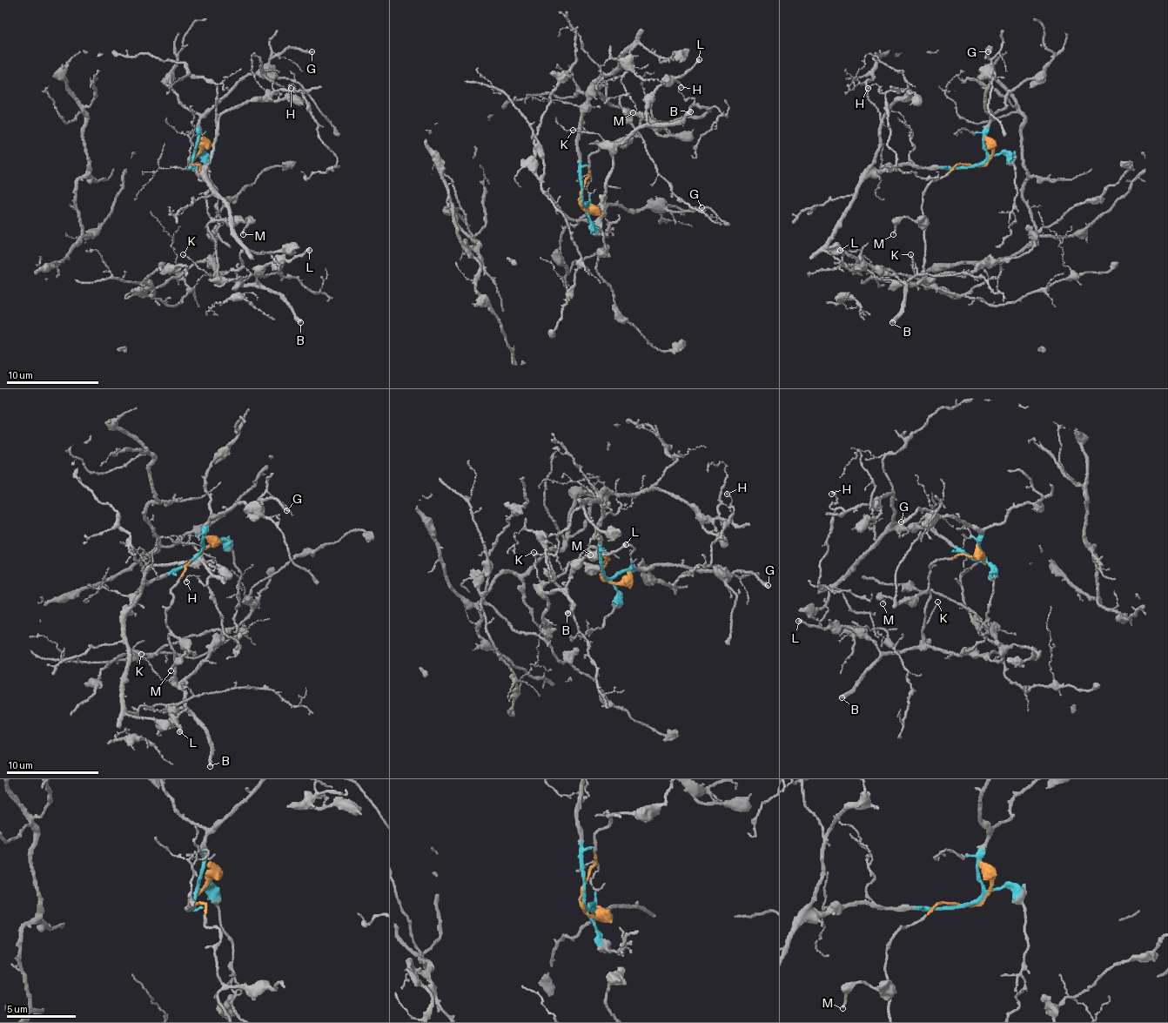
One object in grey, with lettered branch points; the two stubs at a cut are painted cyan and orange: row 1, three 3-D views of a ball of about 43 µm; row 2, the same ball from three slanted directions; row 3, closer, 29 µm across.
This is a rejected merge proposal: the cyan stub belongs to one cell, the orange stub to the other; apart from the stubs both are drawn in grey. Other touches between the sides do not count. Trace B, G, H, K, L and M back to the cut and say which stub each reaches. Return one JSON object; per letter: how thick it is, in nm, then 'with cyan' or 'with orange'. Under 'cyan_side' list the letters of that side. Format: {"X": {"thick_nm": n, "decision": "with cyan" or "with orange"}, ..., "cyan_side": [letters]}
{"B": {"thick_nm": 340, "decision": "with orange"}, "G": {"thick_nm": 240, "decision": "with cyan"}, "H": {"thick_nm": 120, "decision": "with cyan"}, "K": {"thick_nm": 110, "decision": "with orange"}, "L": {"thick_nm": 240, "decision": "with orange"}, "M": {"thick_nm": 130, "decision": "with orange"}, "cyan_side": ["G", "H"]}

